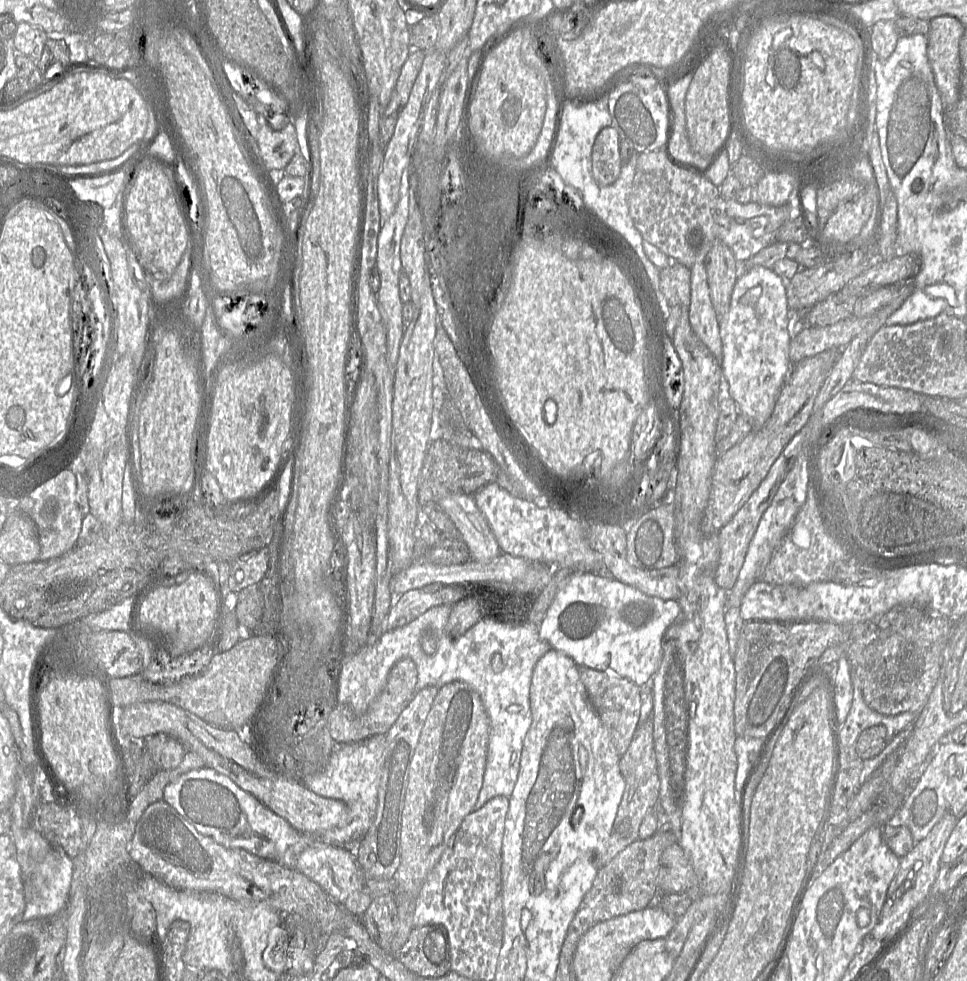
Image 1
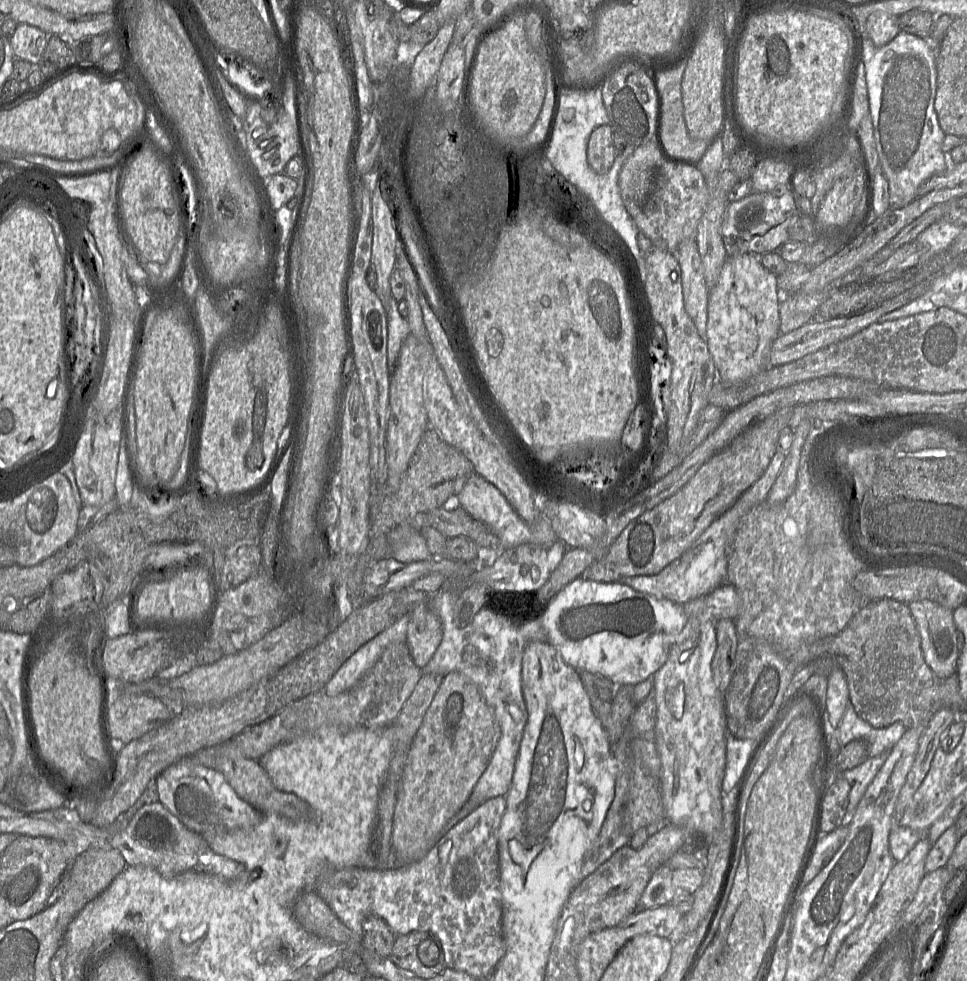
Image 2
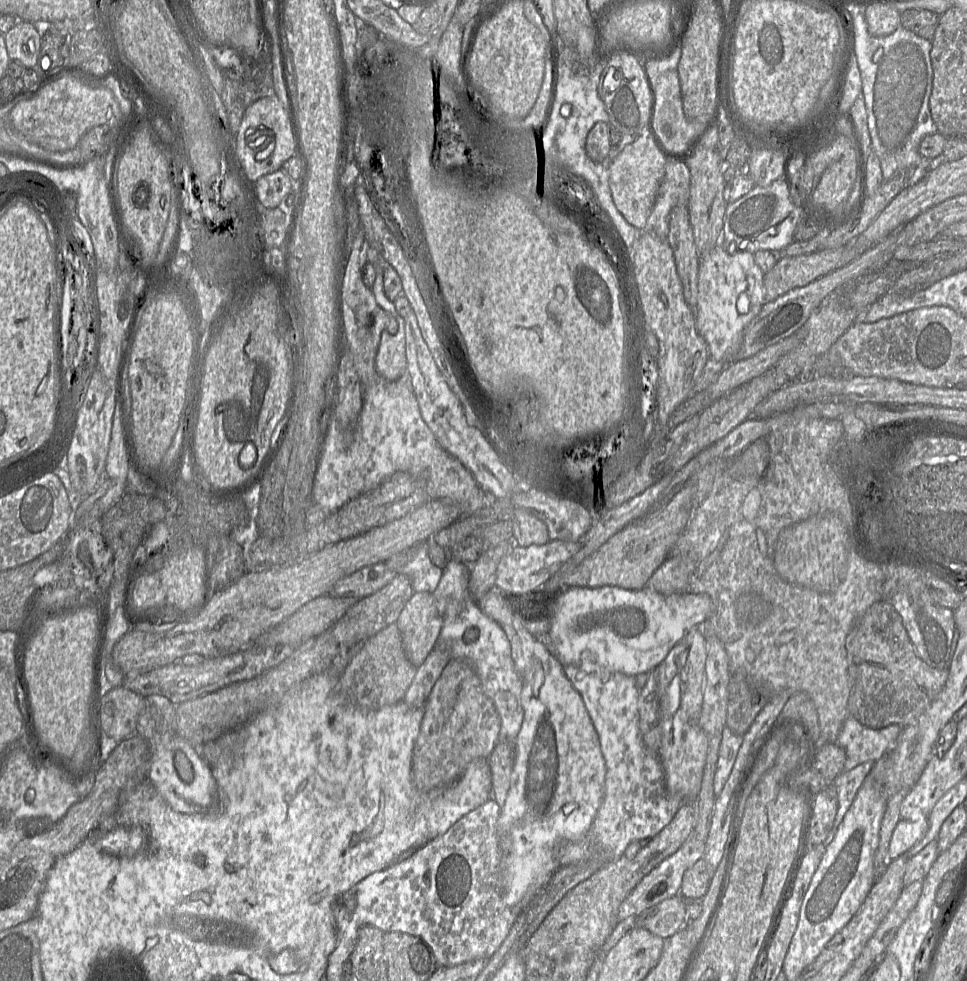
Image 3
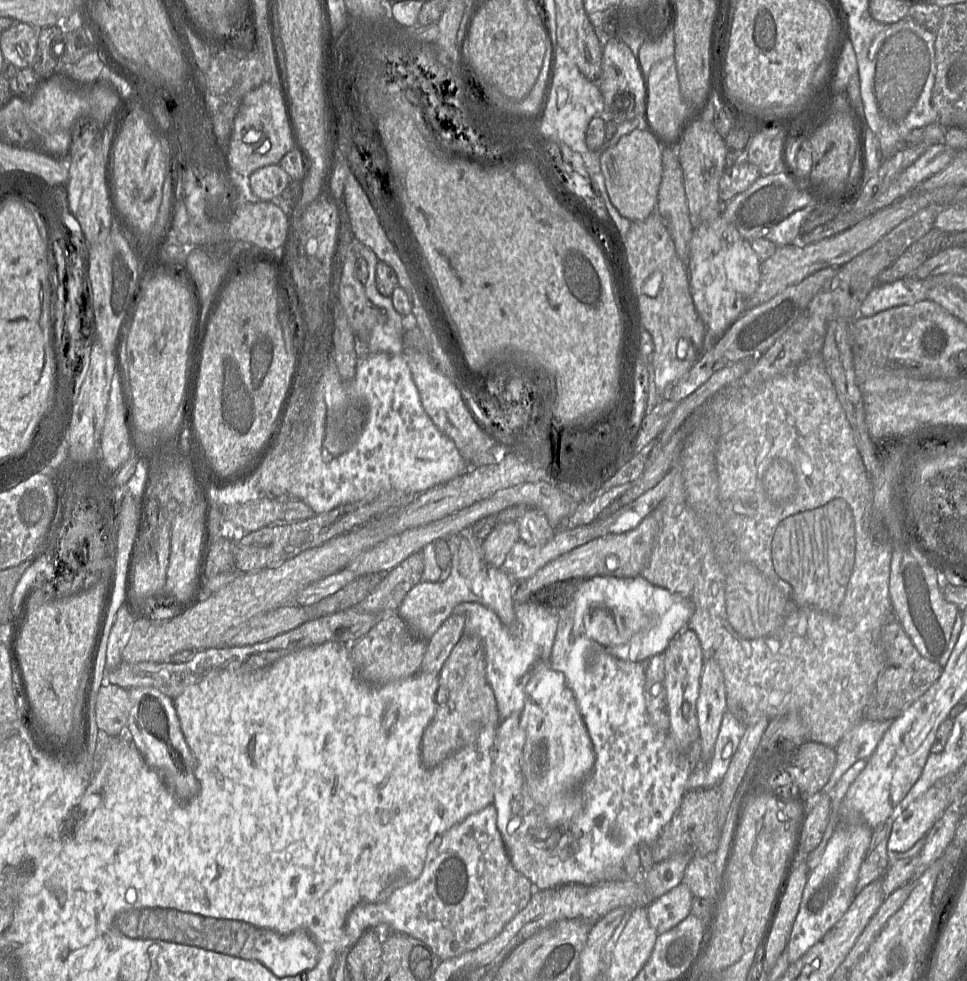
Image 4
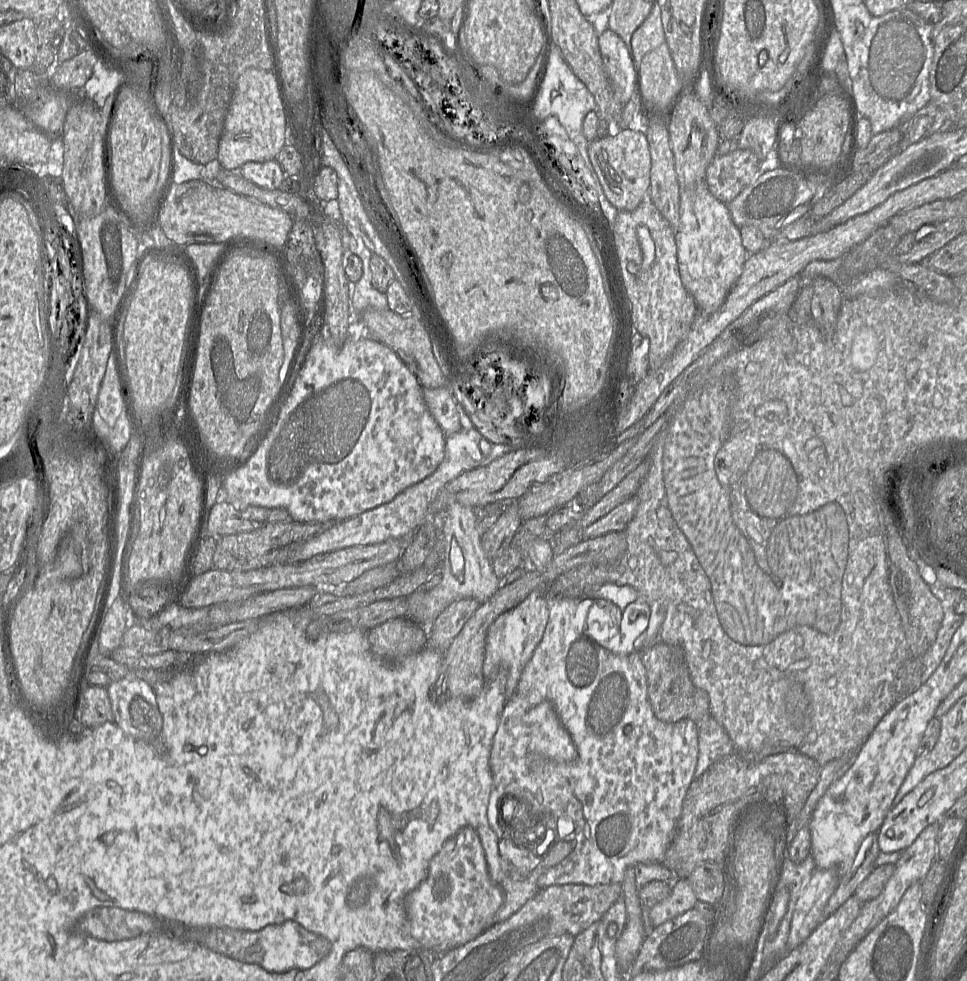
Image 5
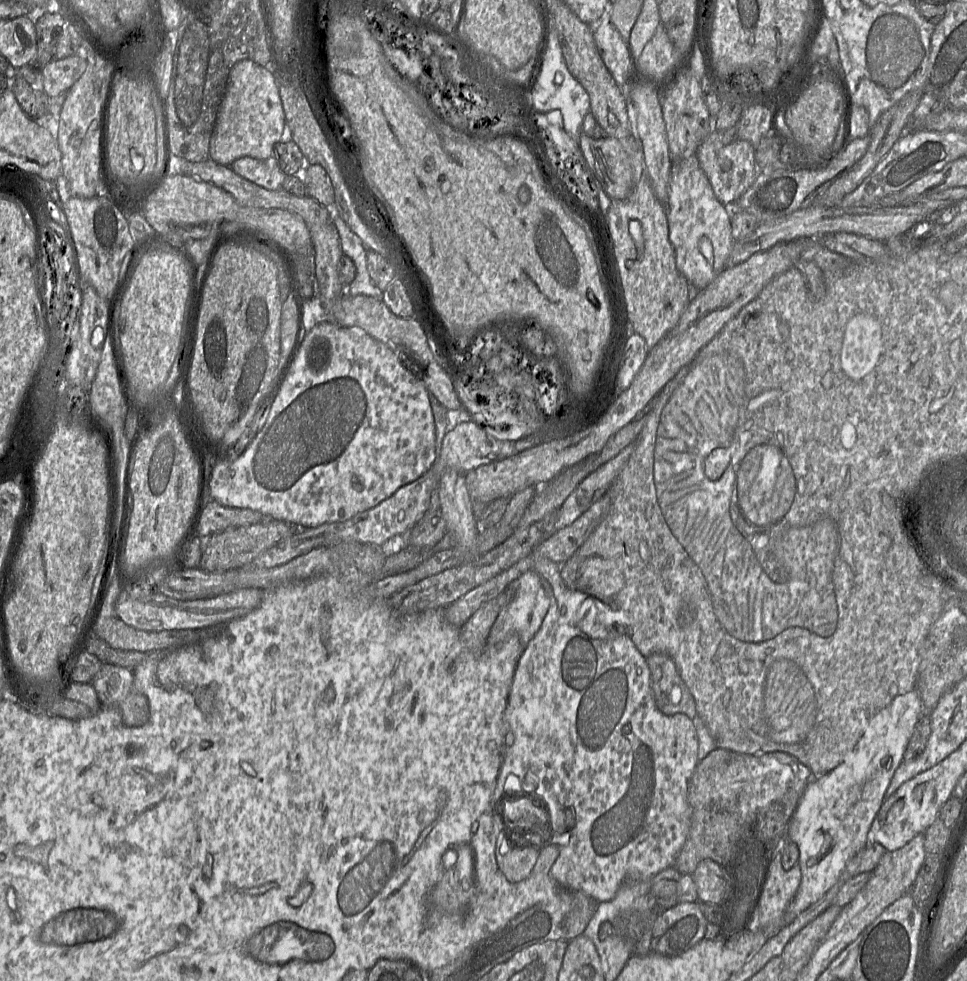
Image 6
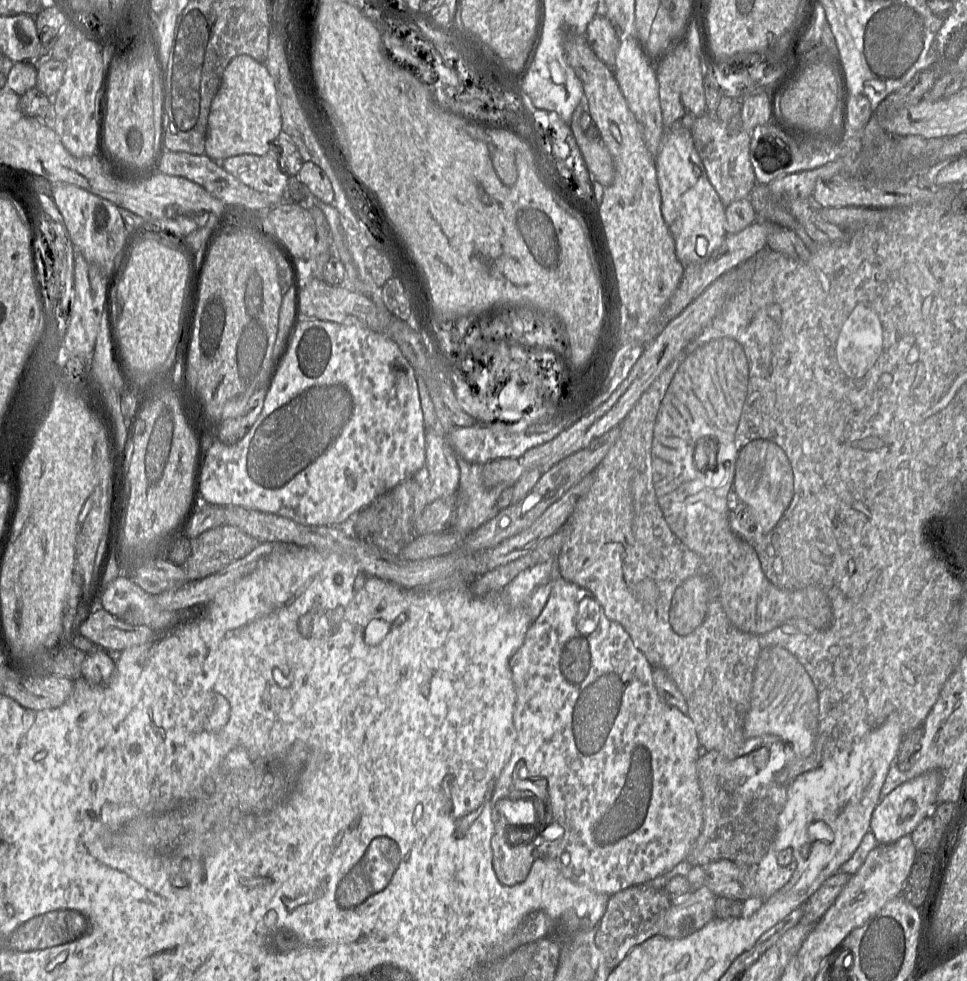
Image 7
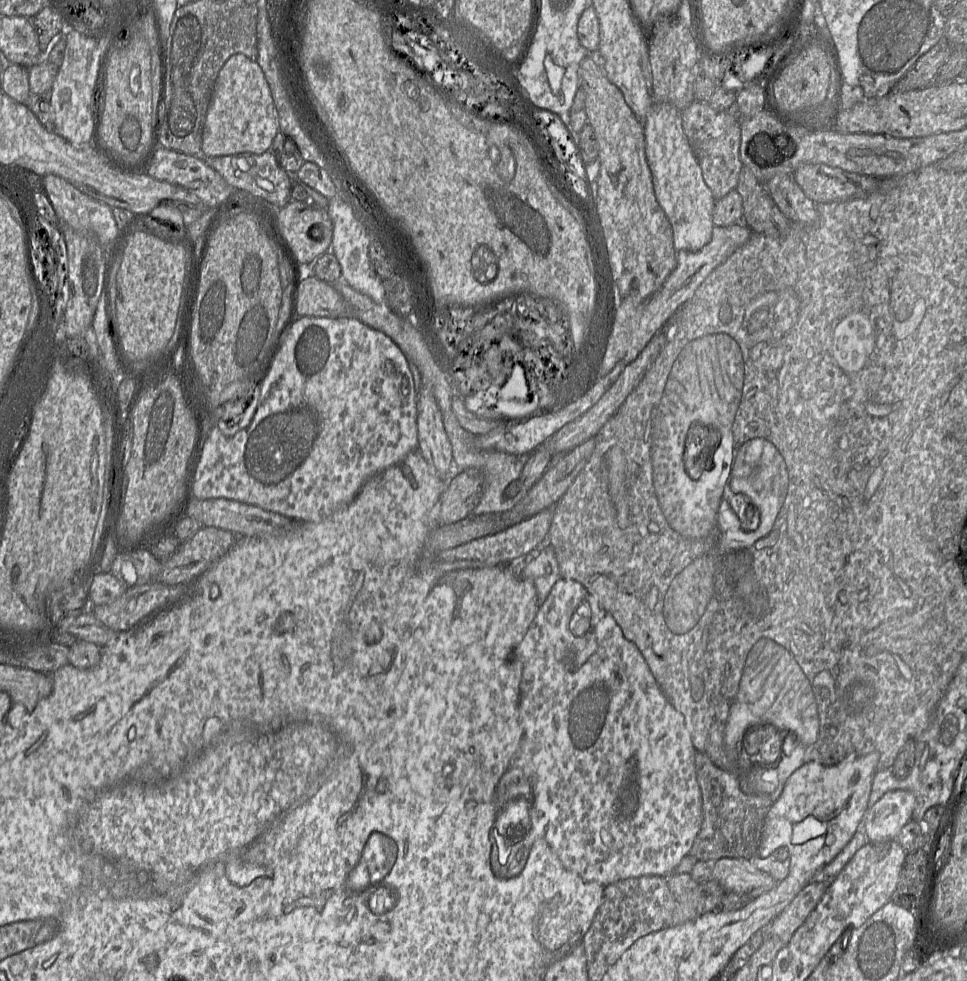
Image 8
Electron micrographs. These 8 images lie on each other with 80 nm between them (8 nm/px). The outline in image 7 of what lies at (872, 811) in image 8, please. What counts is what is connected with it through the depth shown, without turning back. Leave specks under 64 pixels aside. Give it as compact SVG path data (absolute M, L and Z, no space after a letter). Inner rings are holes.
M929 771L917 776L890 792L874 809L870 831L879 844L891 844L903 836L911 835L915 828L929 815L937 803L937 794L942 783L940 771Z

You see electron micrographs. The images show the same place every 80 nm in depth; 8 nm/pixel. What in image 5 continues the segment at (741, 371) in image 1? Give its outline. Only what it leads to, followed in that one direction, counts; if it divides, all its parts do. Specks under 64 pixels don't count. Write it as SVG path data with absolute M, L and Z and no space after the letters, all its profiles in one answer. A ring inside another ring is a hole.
M707 184L698 185L695 190L682 190L680 225L675 232L675 241L683 285L700 311L707 314L716 312L742 274L749 254L728 205L714 196Z

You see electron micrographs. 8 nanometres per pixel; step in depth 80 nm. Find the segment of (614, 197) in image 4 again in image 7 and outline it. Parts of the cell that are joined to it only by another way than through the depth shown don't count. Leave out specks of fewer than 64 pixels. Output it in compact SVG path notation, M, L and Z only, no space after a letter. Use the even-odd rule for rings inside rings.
M585 94L572 114L569 127L586 166L593 176L593 180L597 180L602 186L608 187L612 184L615 176L614 162L603 142L594 142L586 137L580 125L580 118L584 112L587 112L587 99Z

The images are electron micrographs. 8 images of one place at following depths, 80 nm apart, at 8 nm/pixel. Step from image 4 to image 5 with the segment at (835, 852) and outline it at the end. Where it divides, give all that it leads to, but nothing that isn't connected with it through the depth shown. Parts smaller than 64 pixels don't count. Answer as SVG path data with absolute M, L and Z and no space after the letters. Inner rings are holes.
M815 870L795 904L786 942L788 951L803 943L826 918L825 908L838 882L834 870Z

